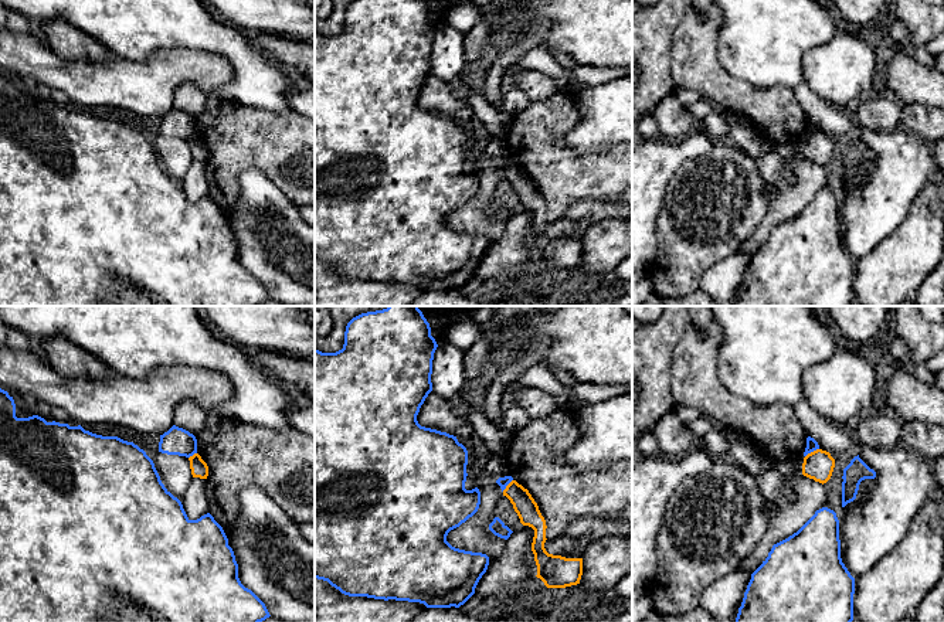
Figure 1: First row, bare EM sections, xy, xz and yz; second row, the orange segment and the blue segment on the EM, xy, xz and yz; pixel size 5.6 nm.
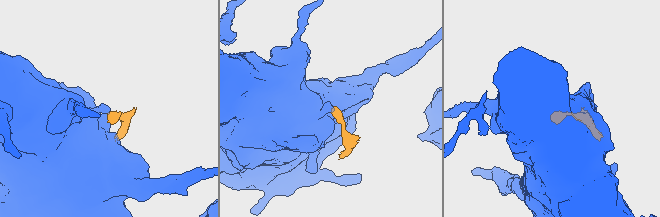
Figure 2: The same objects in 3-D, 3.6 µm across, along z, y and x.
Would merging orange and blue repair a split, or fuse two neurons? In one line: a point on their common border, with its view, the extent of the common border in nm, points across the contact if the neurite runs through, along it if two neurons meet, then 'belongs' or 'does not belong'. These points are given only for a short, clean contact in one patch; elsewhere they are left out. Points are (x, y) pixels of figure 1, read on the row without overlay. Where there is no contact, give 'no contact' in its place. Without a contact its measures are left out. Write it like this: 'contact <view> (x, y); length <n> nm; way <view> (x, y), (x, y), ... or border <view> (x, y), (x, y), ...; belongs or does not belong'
contact yz (811, 135); length 90 nm; border yz (818, 131), (805, 139); does not belong

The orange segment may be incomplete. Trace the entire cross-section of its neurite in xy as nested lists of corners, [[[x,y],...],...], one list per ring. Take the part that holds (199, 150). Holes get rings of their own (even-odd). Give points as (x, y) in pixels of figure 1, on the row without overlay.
[[[198,136],[189,140],[193,160],[207,162],[208,149]]]

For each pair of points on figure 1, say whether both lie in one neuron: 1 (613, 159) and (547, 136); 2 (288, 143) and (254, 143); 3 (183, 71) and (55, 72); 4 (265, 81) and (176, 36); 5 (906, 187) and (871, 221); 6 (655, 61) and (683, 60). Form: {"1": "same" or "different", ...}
{"1": "same", "2": "same", "3": "same", "4": "same", "5": "same", "6": "different"}

